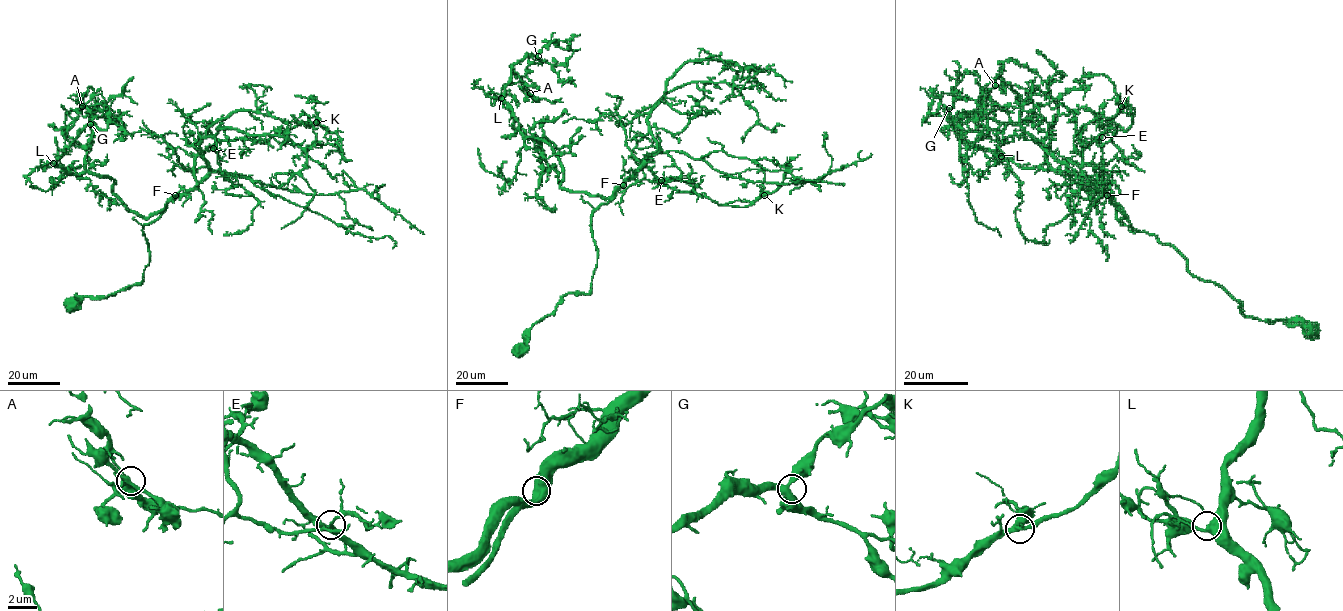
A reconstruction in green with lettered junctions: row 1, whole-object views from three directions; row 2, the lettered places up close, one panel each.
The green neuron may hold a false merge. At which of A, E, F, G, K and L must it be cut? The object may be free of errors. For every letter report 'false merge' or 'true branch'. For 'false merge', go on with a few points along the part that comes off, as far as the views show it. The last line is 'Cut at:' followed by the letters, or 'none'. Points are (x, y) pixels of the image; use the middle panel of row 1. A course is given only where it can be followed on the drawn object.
A: true branch
E: true branch
F: true branch
G: true branch
K: true branch
L: true branch
Cut at: none

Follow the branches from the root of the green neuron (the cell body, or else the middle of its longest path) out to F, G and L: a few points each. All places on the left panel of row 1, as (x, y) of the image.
F: (72, 305), (84, 297), (106, 297), (143, 281), (149, 261), (143, 228), (159, 217), (175, 195)
G: (72, 305), (143, 281), (143, 228), (163, 211), (142, 217), (110, 178), (56, 164), (90, 124)
L: (72, 305), (143, 281), (143, 228), (163, 211), (142, 217), (110, 178), (53, 163)

